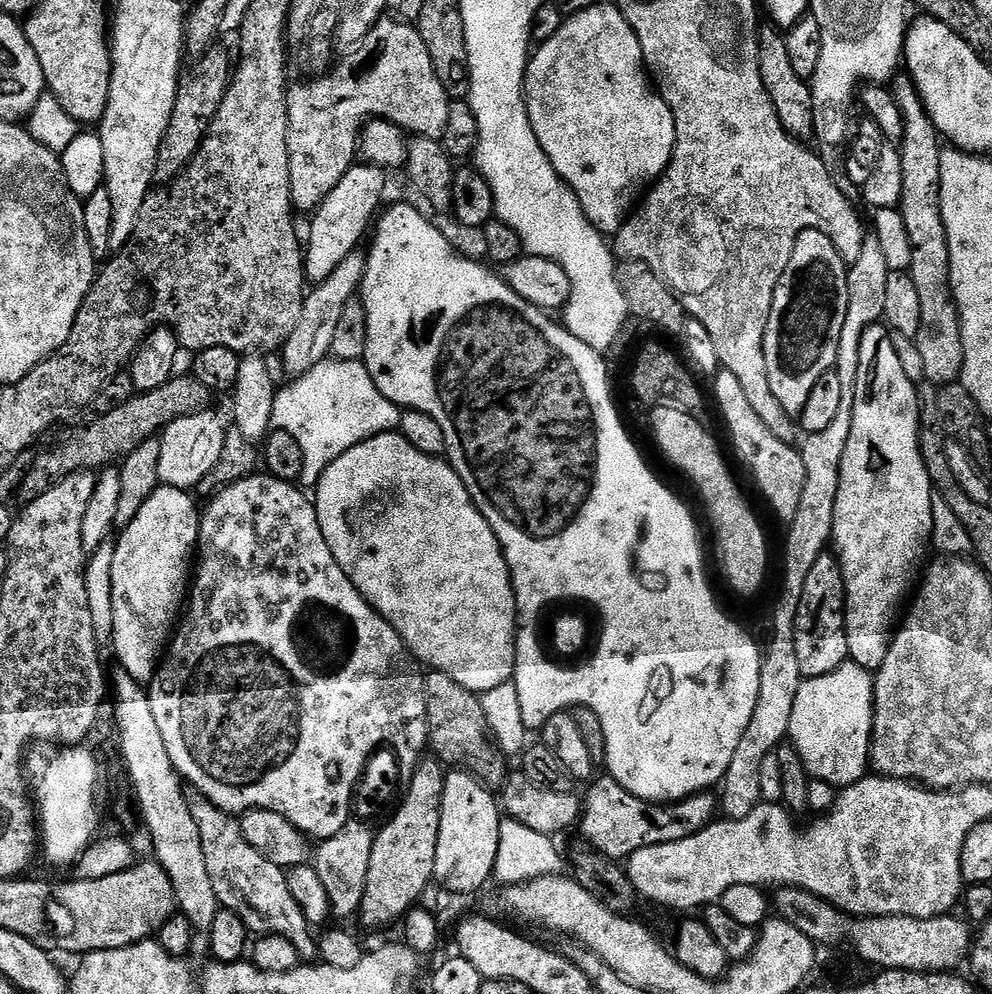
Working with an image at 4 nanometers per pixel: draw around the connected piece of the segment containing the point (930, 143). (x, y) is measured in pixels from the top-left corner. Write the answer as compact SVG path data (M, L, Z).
M900 74L891 81L890 91L902 114L904 133L898 142L902 164L902 190L898 210L910 238L909 276L917 287L922 307L922 323L915 344L924 360L925 381L937 387L955 383L960 376L964 355L960 316L952 298L949 282L949 244L941 218L940 179L942 178L942 137L920 97L912 77Z

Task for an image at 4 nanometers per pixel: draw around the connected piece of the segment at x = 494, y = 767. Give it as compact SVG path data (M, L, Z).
M435 670L425 675L424 693L428 748L431 755L449 769L470 773L489 790L503 789L504 779L508 776L509 761L500 753L496 741L488 733L480 696L466 690L466 686L454 682L454 678Z

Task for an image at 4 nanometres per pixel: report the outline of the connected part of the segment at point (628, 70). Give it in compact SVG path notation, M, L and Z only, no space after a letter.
M601 2L590 10L582 10L578 14L567 17L558 30L558 34L554 34L554 38L550 38L545 44L539 45L531 53L528 72L524 76L524 101L528 107L530 126L538 138L540 149L544 151L546 158L550 158L550 162L560 179L576 193L586 218L599 232L614 234L624 225L624 221L637 207L638 201L645 195L646 190L651 189L652 185L664 175L669 162L672 161L674 146L676 145L674 114L670 110L670 106L666 106L666 102L655 87L650 86L650 77L644 66L642 46L638 42L638 34L634 34L630 22L626 22L626 18L620 13L620 9L615 3Z

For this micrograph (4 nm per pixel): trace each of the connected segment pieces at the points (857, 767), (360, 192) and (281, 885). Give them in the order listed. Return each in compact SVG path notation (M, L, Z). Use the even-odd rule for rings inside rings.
M846 662L830 674L801 679L794 711L790 714L788 740L804 763L813 780L821 780L837 790L864 779L870 768L872 747L872 715L874 714L874 680L864 668Z
M357 162L344 175L342 182L338 182L338 186L330 190L328 197L321 202L320 207L311 217L313 220L308 228L304 253L305 281L313 285L321 284L326 278L330 278L330 274L334 274L334 270L338 270L342 258L346 258L361 247L360 239L364 235L365 237L369 235L374 217L382 208L380 199L384 196L384 176L386 176L385 169L375 168L373 164Z
M196 794L188 801L190 806L190 814L194 814L194 823L198 826L198 835L202 837L202 854L206 854L206 870L210 873L210 883L214 886L214 894L218 898L221 909L238 914L238 918L242 918L242 922L248 928L249 933L255 934L257 937L262 936L281 936L290 942L294 942L294 950L298 950L301 961L312 962L318 956L318 940L314 935L312 937L313 929L306 922L306 918L302 918L302 910L298 910L298 902L294 902L294 898L290 895L290 886L288 885L288 874L285 869L274 866L274 862L270 862L270 858L266 858L262 854L258 854L258 850L254 850L248 842L246 842L242 830L240 829L240 821L235 815L223 812L218 806L214 806L214 802L210 802L206 797Z

